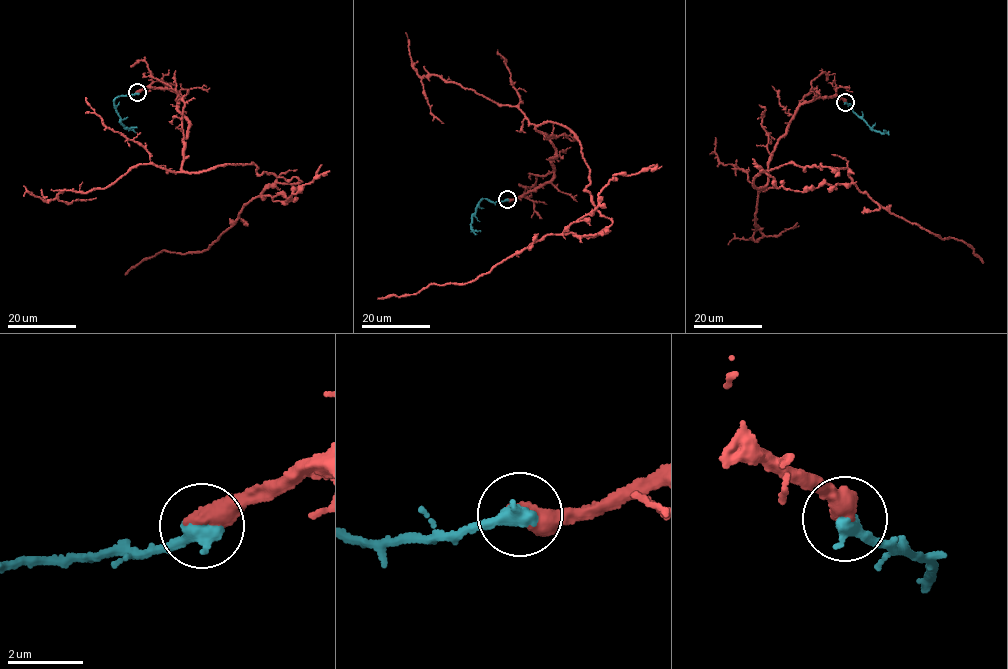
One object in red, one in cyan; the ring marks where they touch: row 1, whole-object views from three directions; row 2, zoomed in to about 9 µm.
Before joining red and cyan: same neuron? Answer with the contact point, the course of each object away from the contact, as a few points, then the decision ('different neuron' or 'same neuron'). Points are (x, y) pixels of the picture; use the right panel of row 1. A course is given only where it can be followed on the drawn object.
place (845, 102); course red (844, 101), (800, 105), (767, 184), (753, 186), (794, 162), (850, 170), (889, 212), (983, 262); course cyan (845, 101), (853, 105), (852, 110), (873, 130), (884, 130); different neuron

